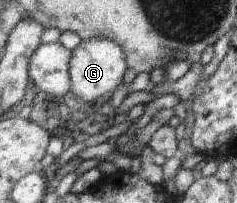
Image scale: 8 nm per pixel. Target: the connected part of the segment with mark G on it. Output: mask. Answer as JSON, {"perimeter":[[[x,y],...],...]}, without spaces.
{"perimeter":[[[101,36],[82,40],[80,44],[72,50],[70,61],[70,76],[72,79],[72,93],[85,101],[97,106],[108,99],[113,91],[123,83],[125,73],[130,68],[125,52],[120,43],[114,42],[108,37]]]}

